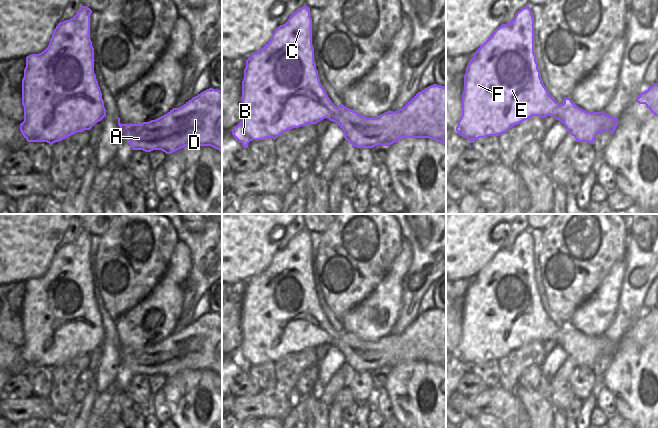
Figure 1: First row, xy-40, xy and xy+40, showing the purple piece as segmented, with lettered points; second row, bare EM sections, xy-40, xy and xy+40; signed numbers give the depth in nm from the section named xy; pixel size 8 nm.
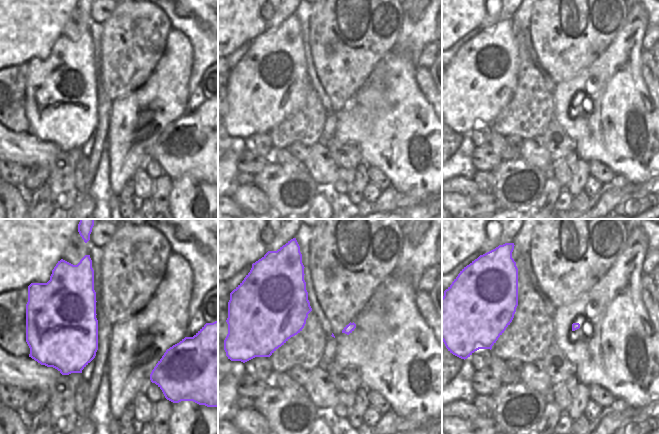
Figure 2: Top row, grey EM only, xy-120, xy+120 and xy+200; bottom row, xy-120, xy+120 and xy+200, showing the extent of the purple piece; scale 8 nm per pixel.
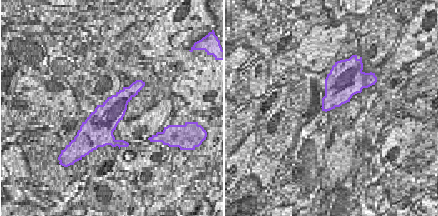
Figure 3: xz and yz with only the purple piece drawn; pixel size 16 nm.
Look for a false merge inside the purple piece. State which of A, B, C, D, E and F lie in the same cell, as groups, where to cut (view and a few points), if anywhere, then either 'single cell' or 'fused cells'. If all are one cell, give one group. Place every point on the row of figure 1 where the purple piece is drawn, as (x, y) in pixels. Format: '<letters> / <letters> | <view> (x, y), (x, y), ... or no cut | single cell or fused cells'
A B C D E F | no cut | single cell

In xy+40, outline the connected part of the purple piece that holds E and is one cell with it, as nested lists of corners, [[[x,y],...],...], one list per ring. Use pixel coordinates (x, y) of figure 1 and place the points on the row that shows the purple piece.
[[[525,6],[521,10],[519,10],[514,19],[509,24],[502,24],[499,28],[497,28],[494,33],[476,50],[474,53],[474,57],[469,61],[466,67],[466,73],[464,75],[464,91],[462,93],[462,115],[458,121],[458,125],[456,127],[456,131],[461,136],[467,138],[470,143],[473,140],[477,140],[479,138],[485,138],[487,136],[499,136],[508,130],[510,130],[513,126],[533,117],[539,116],[541,118],[545,118],[547,116],[553,116],[556,120],[559,120],[567,129],[567,131],[576,139],[576,142],[587,142],[592,144],[594,139],[601,132],[609,132],[611,134],[614,133],[617,125],[618,118],[613,118],[604,112],[587,112],[581,108],[579,108],[570,98],[564,98],[564,103],[559,104],[548,92],[544,84],[542,83],[542,79],[540,77],[540,71],[538,69],[538,63],[536,61],[536,55],[534,53],[534,17],[532,15],[532,11],[529,6]]]

